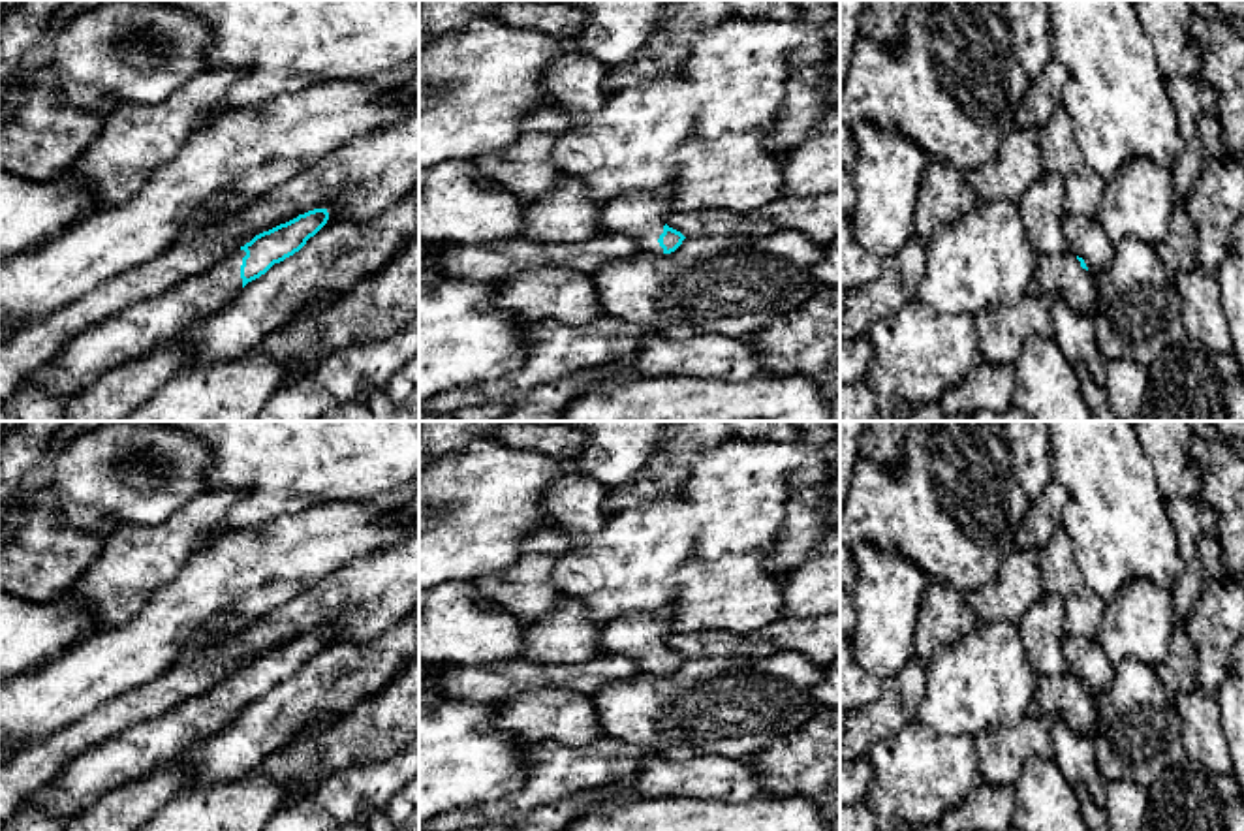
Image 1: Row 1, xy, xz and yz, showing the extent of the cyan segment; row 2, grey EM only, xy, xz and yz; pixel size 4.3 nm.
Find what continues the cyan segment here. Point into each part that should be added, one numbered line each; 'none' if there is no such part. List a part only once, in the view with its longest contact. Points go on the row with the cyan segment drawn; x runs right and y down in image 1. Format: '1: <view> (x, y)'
1: xy (134, 331)

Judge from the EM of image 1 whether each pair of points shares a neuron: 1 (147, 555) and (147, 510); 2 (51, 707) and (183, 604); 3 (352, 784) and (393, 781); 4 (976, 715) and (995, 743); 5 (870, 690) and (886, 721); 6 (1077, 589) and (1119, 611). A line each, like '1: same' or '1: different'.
1: different
2: same
3: same
4: different
5: different
6: different

